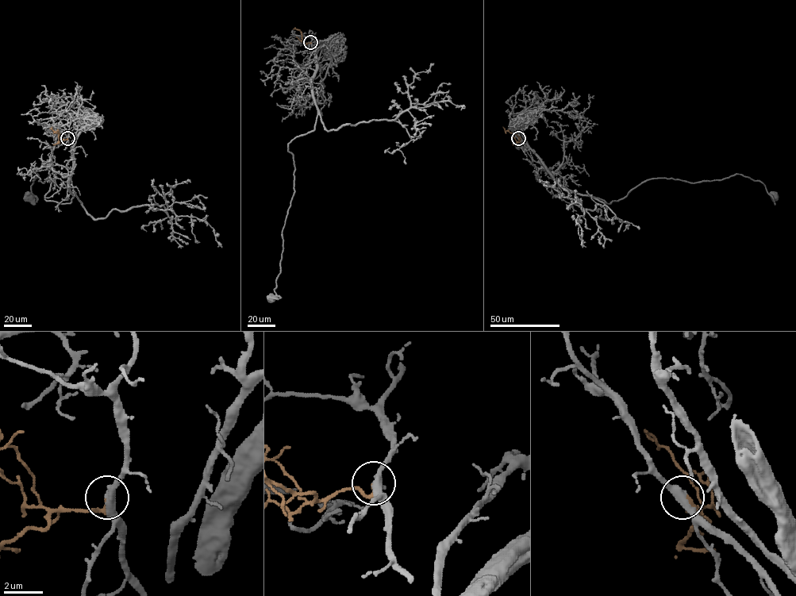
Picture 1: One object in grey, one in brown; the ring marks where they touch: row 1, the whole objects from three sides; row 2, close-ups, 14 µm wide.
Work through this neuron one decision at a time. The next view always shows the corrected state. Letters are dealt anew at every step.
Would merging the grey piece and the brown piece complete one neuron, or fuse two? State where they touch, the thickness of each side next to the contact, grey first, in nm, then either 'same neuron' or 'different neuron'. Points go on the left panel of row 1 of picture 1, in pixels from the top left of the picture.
(67, 138) | 380/380 nm | same neuron

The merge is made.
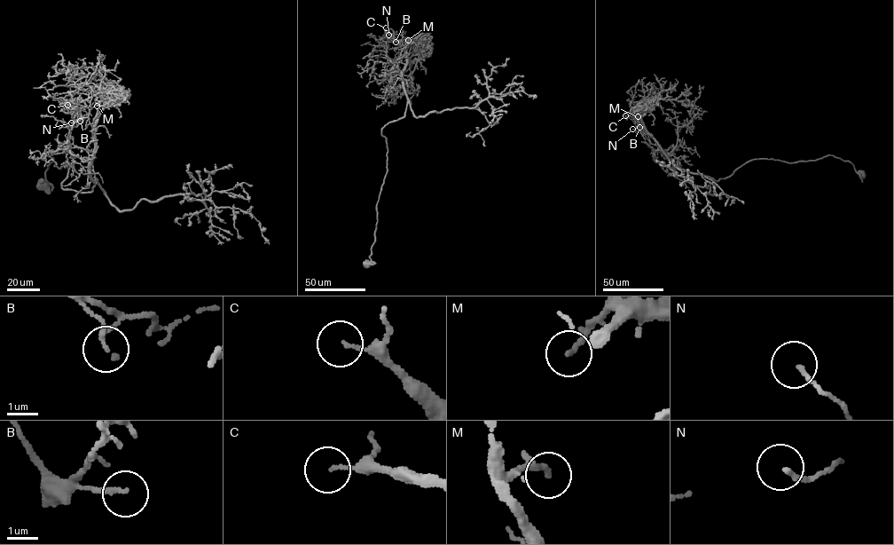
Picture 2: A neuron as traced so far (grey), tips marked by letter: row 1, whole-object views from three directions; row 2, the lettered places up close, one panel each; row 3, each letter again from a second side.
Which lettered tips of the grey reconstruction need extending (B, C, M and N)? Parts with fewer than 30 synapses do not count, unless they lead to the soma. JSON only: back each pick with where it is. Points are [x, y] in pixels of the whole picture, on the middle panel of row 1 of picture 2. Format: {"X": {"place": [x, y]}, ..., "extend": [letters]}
{"M": {"place": [408, 40]}, "extend": ["M"]}

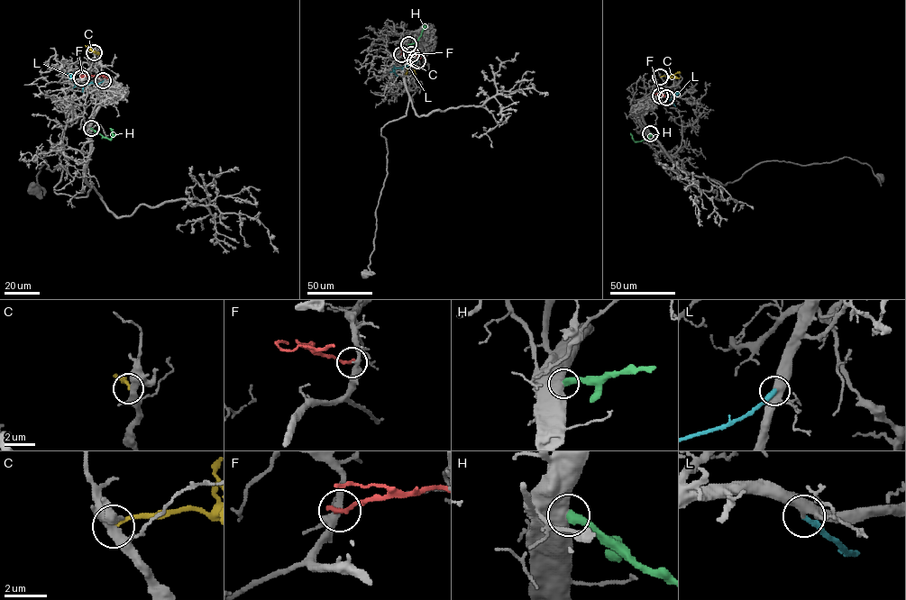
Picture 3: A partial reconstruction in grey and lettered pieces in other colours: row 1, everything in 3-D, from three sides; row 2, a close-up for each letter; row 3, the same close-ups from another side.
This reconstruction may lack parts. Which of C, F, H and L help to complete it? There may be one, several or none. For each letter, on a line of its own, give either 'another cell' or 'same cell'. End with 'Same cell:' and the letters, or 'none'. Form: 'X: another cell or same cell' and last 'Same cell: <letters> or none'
C: another cell
F: another cell
H: another cell
L: same cell
Same cell: L

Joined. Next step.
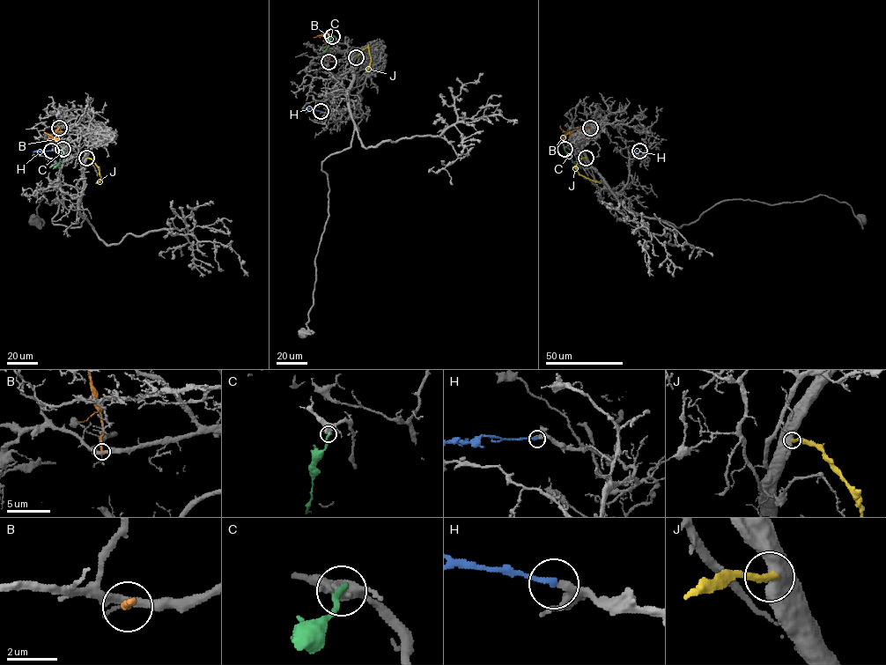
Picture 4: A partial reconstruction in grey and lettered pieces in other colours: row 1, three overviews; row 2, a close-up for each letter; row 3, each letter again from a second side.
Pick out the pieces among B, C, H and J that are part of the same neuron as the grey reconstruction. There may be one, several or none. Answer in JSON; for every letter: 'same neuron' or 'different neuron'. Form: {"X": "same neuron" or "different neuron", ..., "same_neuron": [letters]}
{"B": "different neuron", "C": "different neuron", "H": "same neuron", "J": "different neuron", "same_neuron": ["H"]}

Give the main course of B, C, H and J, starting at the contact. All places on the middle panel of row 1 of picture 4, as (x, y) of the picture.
B: (328, 62), (324, 40), (326, 36), (313, 38)
C: (332, 35), (322, 53)
H: (321, 111), (302, 110)
J: (357, 57), (363, 49), (369, 48), (371, 62), (365, 72)

